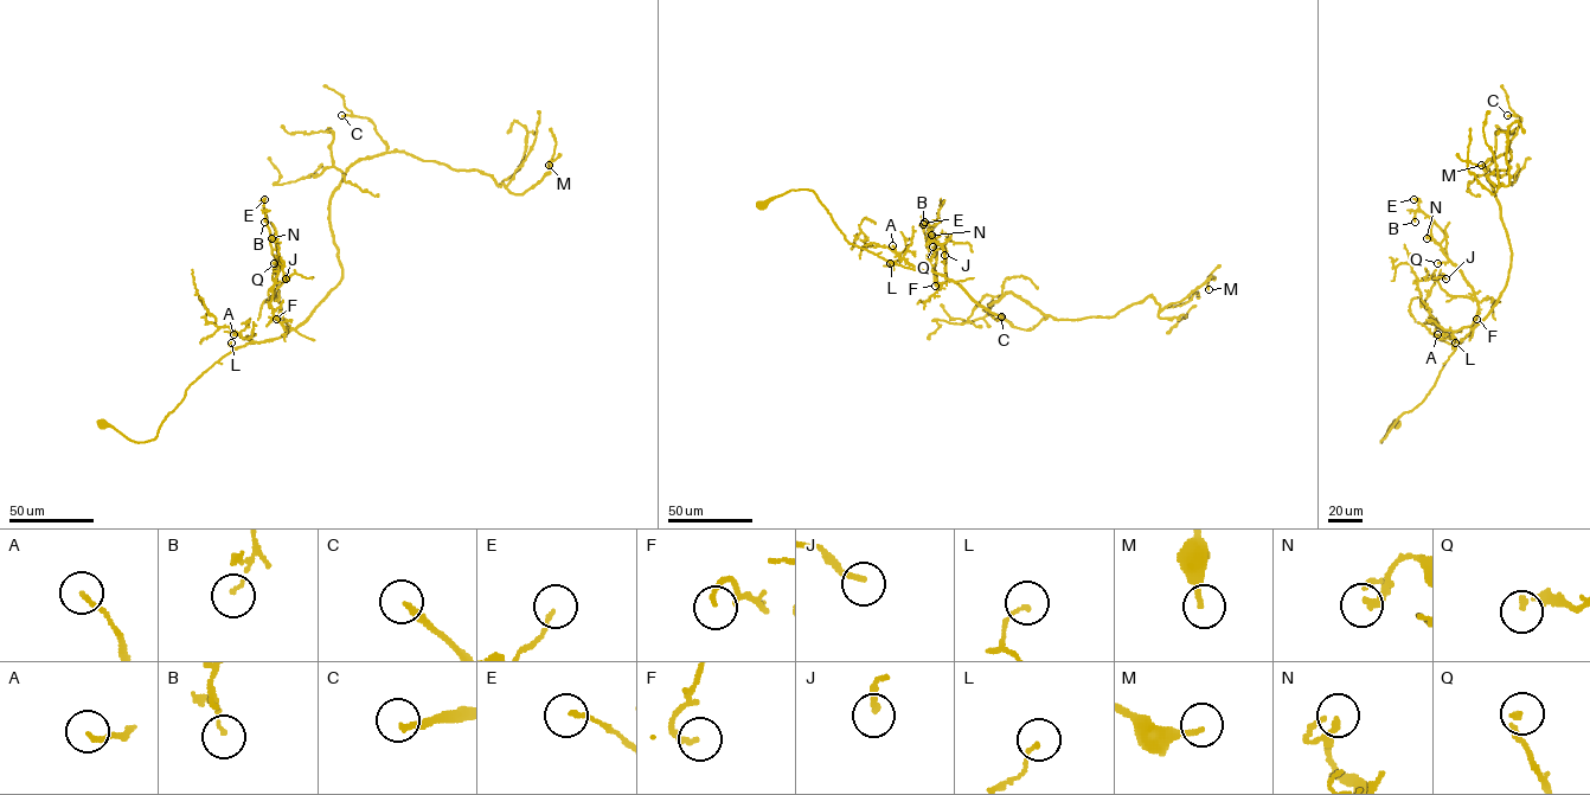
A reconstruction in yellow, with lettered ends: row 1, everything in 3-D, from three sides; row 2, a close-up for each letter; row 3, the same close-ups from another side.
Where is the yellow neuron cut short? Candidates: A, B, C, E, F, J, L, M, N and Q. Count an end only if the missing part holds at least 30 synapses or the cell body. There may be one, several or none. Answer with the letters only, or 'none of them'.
C

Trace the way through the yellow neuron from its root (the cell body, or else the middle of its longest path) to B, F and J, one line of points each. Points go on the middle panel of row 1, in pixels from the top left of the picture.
B: (761, 205), (790, 190), (812, 191), (850, 243), (892, 263), (943, 275), (948, 280), (940, 287), (923, 224)
F: (761, 205), (790, 190), (812, 191), (850, 243), (892, 263), (931, 270), (948, 280), (935, 286)
J: (761, 205), (812, 191), (850, 243), (943, 275), (948, 280), (940, 287), (930, 260), (944, 245), (944, 255)

